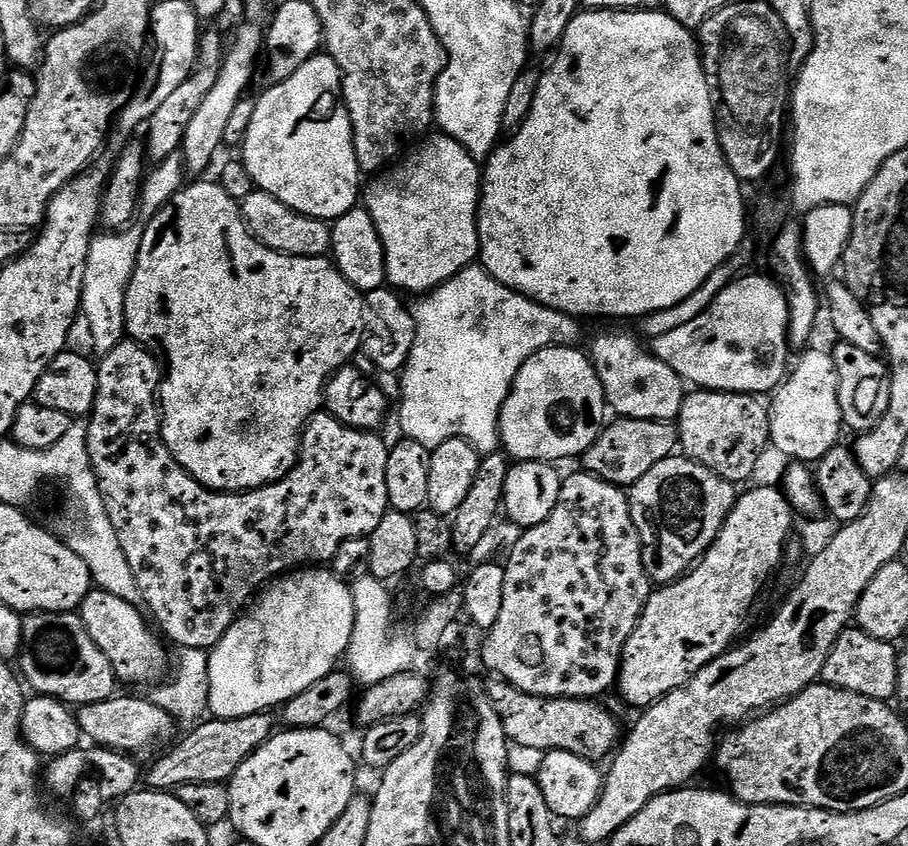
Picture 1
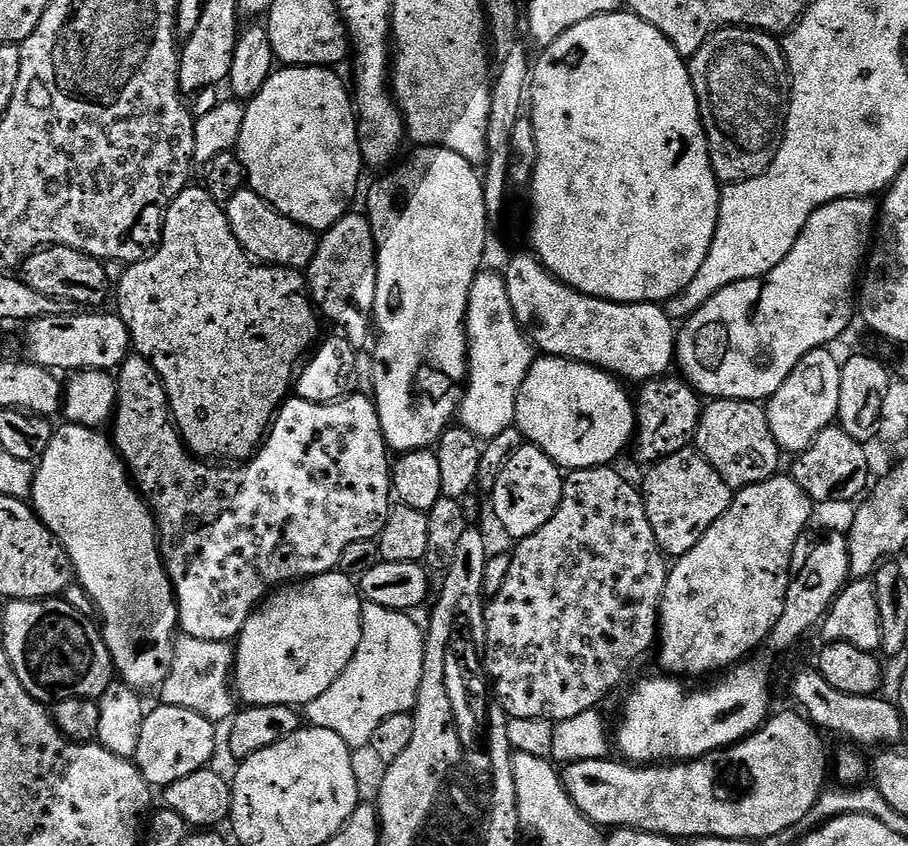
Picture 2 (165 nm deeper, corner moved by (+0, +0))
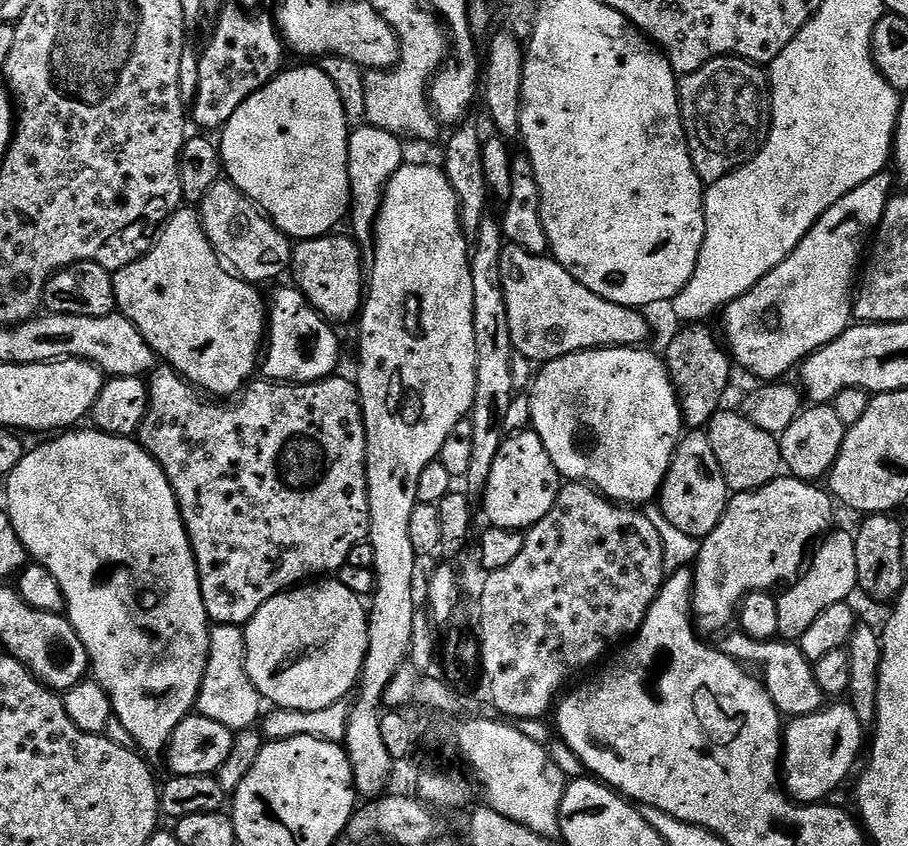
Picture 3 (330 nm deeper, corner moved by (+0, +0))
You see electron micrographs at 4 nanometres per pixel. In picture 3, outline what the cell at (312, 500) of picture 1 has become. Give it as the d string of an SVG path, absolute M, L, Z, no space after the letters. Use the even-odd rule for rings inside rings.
M167 366L152 369L146 380L148 386L148 409L138 433L138 443L162 466L166 478L176 495L182 514L182 522L188 531L196 569L200 575L200 589L208 619L213 625L247 625L258 610L270 598L289 591L313 578L339 573L348 563L350 550L358 543L368 540L370 510L368 509L368 443L364 429L364 408L360 404L360 389L355 383L333 374L327 380L313 384L277 384L271 380L256 378L243 389L241 404L219 408L219 403L205 398L196 385L188 383L183 376Z

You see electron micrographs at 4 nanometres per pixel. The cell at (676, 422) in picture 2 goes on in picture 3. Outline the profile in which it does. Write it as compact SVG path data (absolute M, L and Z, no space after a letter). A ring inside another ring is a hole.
M707 323L690 324L681 327L681 332L662 352L662 359L668 368L676 394L682 401L685 425L692 430L707 429L708 424L721 411L728 383L732 380L734 361L721 337L708 329Z

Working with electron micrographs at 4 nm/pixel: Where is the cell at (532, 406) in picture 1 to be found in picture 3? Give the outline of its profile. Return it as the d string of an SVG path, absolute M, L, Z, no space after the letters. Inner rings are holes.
M644 346L634 348L587 348L574 354L566 354L562 358L554 358L543 365L544 368L535 373L531 381L530 410L532 411L531 431L542 438L542 446L546 446L546 454L550 454L550 462L560 471L561 477L568 482L583 482L592 485L596 491L607 496L609 500L625 506L644 506L657 499L660 495L660 487L664 484L664 479L668 473L668 467L672 461L672 455L676 453L676 445L682 439L685 431L684 414L682 411L682 401L676 394L676 388L672 384L672 379L668 373L668 368L659 355L656 356Z

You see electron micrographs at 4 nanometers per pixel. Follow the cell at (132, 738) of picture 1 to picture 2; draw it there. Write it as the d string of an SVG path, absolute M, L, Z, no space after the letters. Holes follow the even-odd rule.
M161 703L158 708L147 713L141 722L134 763L136 769L146 778L153 789L163 790L168 784L178 782L200 769L207 769L216 752L217 725L201 714L182 706Z

